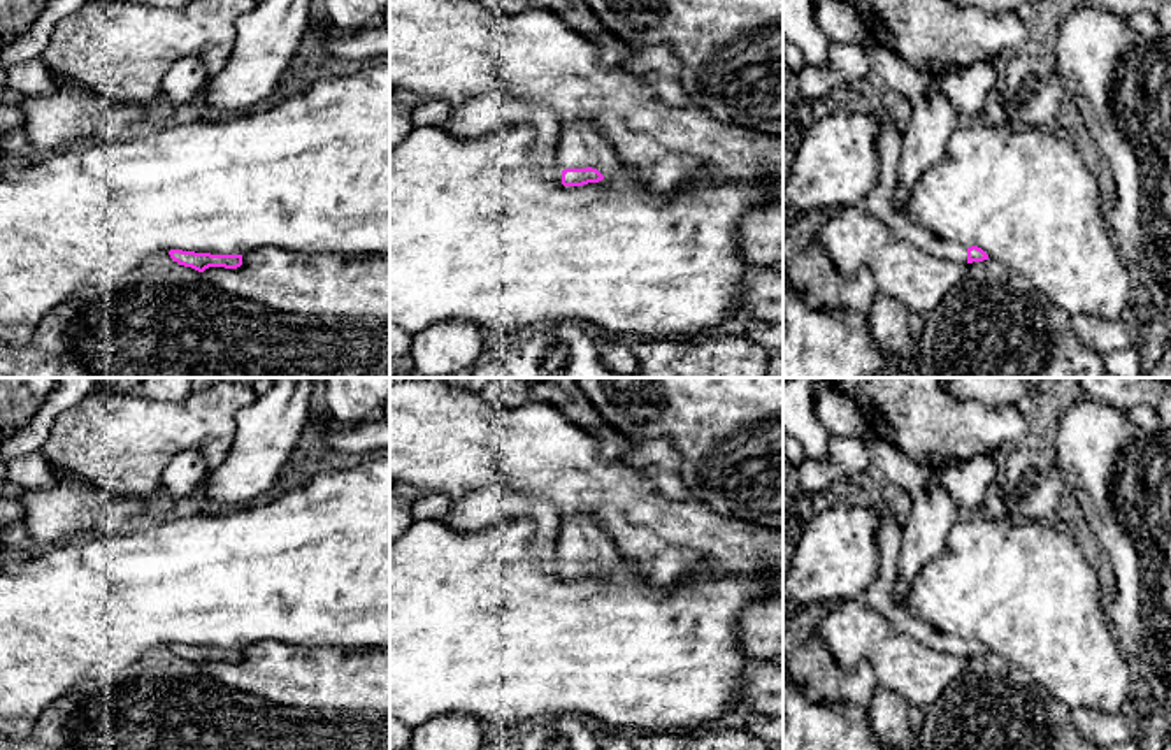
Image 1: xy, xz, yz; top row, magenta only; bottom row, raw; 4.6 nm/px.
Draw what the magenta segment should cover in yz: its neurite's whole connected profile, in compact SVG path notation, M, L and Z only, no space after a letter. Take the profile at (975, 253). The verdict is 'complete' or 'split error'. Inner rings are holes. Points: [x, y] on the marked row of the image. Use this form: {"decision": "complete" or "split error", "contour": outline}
{"decision": "split error", "contour": "M874 111L873 114L878 119L880 130L880 177L864 198L867 213L881 220L897 237L932 256L967 263L988 260L988 255L981 248L966 248L955 241L938 239L909 216L908 207L899 209L894 206L894 195L899 184L902 132L894 126L887 111Z"}

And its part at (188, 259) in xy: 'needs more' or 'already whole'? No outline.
already whole

